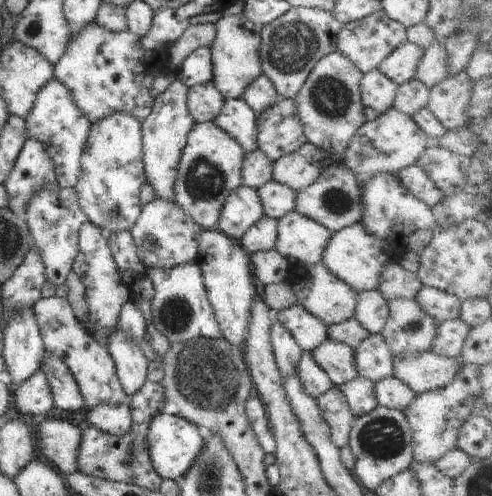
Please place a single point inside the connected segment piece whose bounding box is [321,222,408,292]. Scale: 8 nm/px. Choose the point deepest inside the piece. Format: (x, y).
(353, 255)

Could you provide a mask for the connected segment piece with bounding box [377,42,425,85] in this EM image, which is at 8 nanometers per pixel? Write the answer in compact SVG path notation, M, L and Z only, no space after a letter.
M414 43L401 44L377 68L397 85L416 78L417 68L425 49Z

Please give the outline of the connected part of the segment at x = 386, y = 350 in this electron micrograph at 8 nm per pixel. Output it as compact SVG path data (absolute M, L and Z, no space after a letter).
M381 334L368 335L353 351L360 377L378 382L393 375L394 354Z

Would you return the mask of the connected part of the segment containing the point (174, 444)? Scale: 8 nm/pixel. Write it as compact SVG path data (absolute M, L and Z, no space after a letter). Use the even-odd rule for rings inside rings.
M162 412L151 420L145 434L145 441L149 446L149 457L154 470L163 479L172 480L181 477L190 468L204 446L199 427L186 418L180 418L179 415L165 415Z

